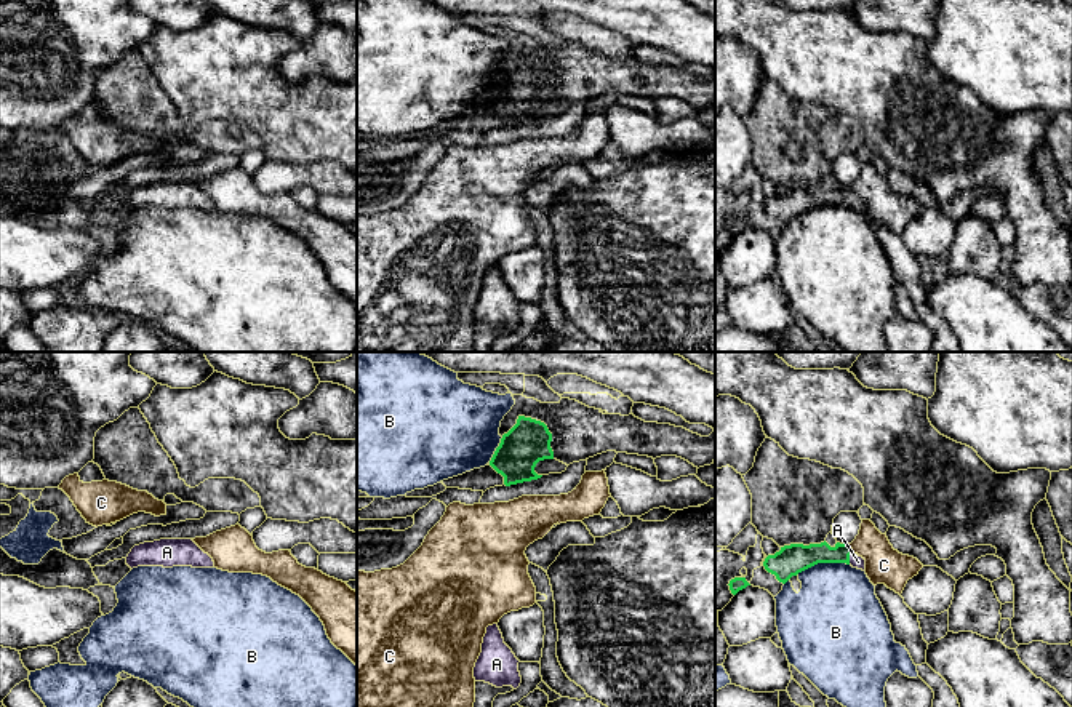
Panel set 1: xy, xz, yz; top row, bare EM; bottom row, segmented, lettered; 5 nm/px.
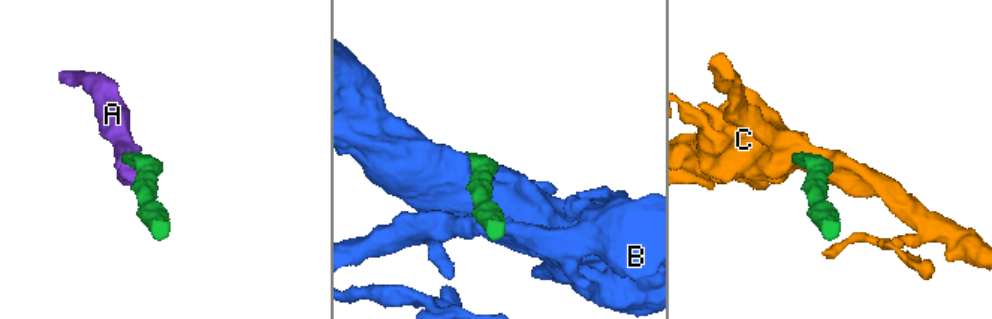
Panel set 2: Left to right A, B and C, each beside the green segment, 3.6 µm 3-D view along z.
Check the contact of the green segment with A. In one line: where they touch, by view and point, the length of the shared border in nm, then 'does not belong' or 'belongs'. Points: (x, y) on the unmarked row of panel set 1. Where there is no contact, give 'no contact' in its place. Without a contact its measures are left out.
yz (848, 200) | 70 nm | belongs

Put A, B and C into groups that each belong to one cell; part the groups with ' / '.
A / B / C

